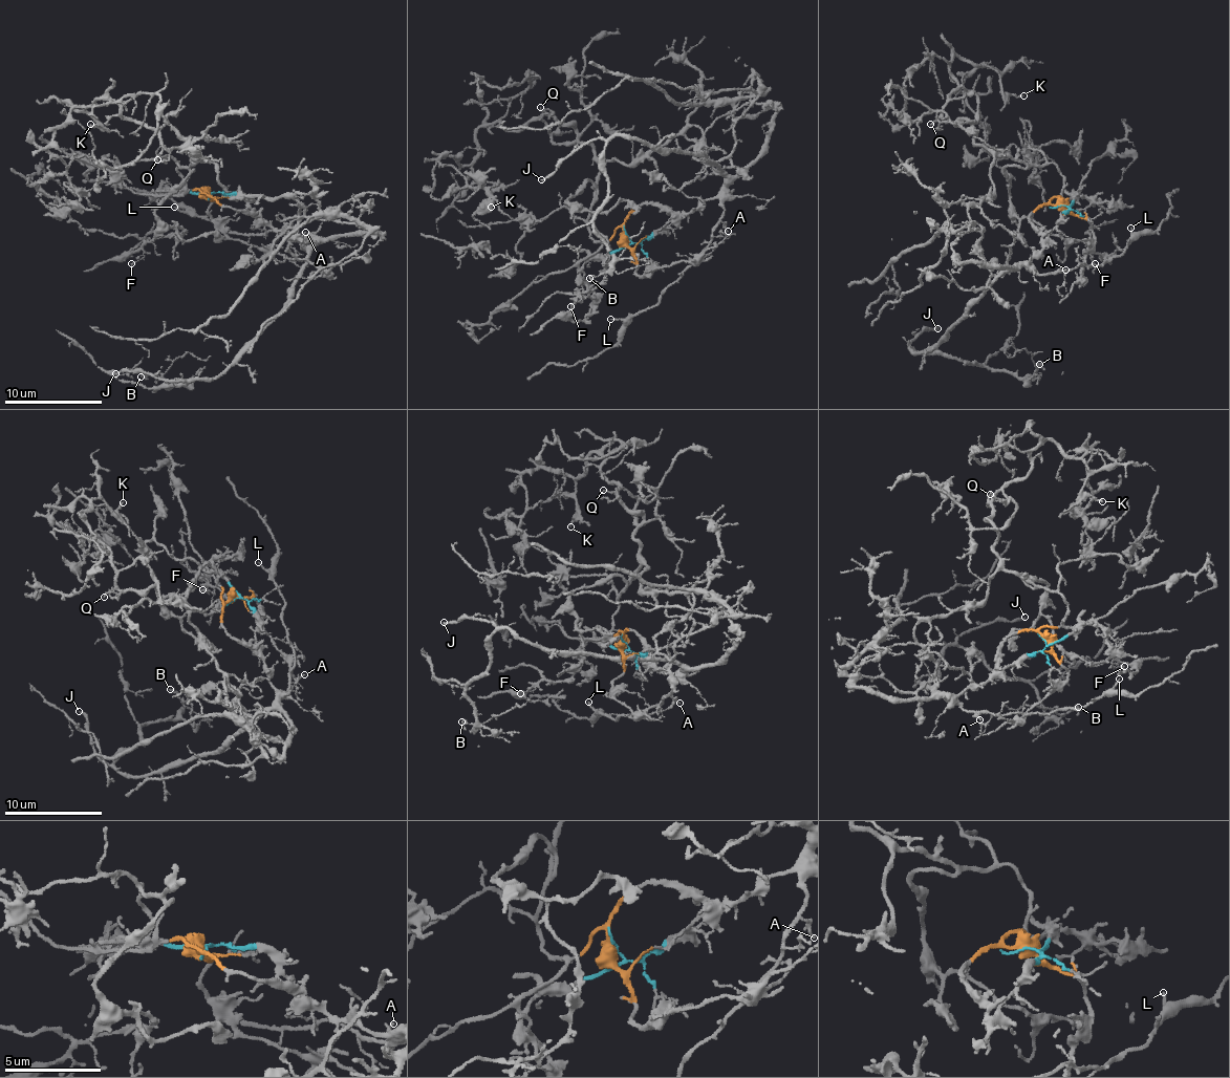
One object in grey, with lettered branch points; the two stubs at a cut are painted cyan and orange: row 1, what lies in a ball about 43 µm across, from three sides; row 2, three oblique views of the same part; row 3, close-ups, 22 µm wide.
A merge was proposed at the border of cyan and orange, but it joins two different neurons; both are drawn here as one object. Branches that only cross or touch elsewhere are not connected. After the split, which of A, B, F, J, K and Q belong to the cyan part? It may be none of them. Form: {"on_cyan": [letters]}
{"on_cyan": ["A", "B", "J"]}

